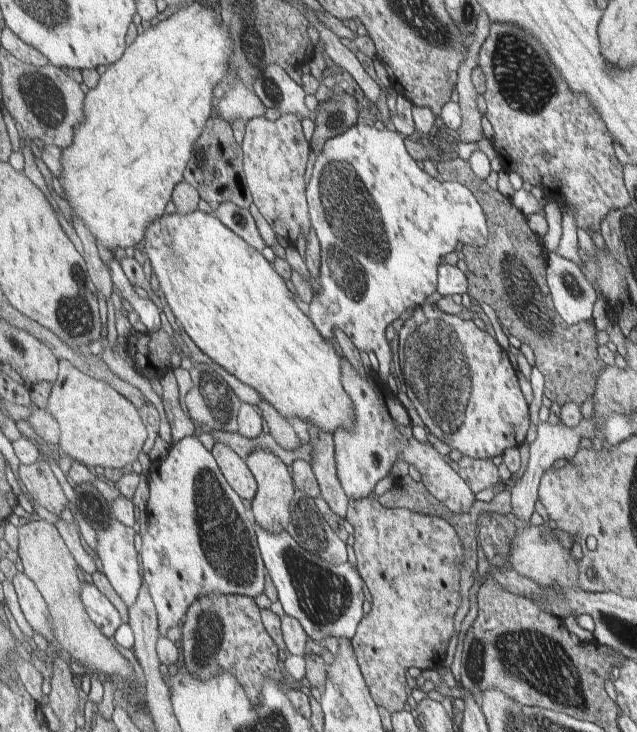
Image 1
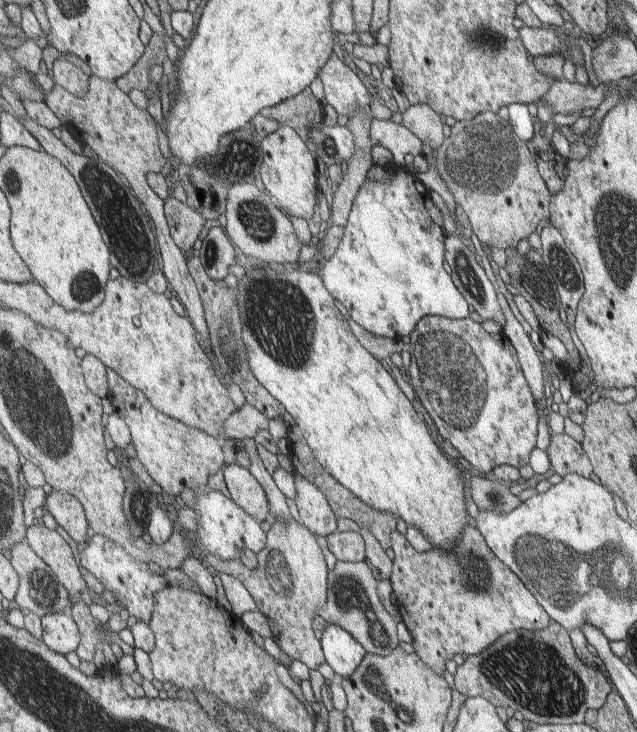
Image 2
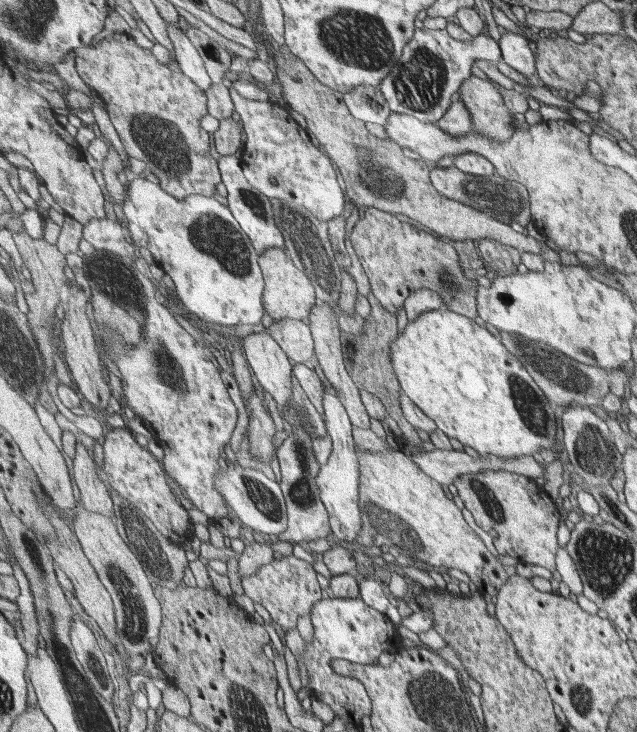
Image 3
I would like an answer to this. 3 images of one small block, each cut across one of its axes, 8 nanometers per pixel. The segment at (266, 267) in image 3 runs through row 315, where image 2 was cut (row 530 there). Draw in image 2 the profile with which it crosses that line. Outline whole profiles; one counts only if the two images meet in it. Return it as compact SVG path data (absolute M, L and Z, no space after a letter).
M296 517L292 521L277 519L270 523L271 528L267 532L268 540L266 548L259 556L260 564L257 568L249 569L241 560L223 561L222 559L209 558L215 571L227 573L236 578L250 593L256 602L258 611L268 618L270 628L274 633L274 641L282 647L284 652L291 658L304 663L309 669L316 670L317 666L326 662L322 643L317 634L313 632L313 618L329 601L329 560L325 560L325 548L319 546L319 540L305 527L303 522Z

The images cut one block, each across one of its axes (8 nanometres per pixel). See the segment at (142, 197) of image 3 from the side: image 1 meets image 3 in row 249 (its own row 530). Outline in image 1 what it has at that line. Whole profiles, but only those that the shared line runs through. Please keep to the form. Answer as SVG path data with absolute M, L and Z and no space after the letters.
M195 436L183 438L179 443L169 446L168 454L161 462L153 463L151 473L148 477L148 485L150 488L150 496L146 504L146 512L148 513L149 527L148 531L141 535L142 546L140 550L140 562L142 566L142 578L144 584L146 583L149 588L149 593L153 598L156 610L158 611L159 622L159 637L166 636L167 630L171 630L173 626L177 626L183 618L186 618L188 609L202 596L214 593L215 595L248 595L253 599L265 590L265 574L268 570L265 567L260 549L258 546L258 539L256 536L255 518L251 510L245 510L245 504L241 496L235 492L232 485L225 479L224 473L221 472L220 466L217 463L216 457L212 452L203 446L203 442Z

